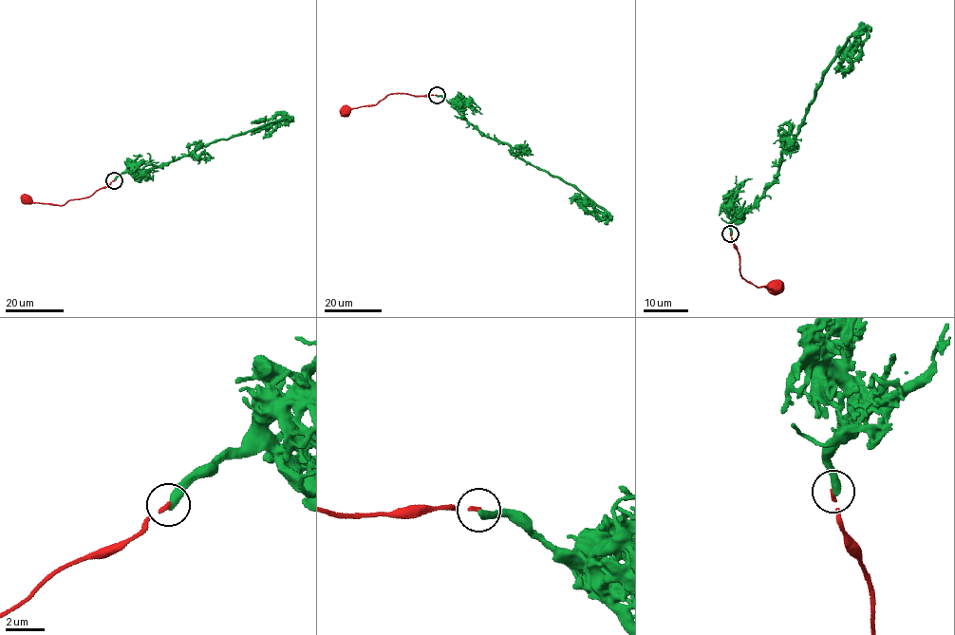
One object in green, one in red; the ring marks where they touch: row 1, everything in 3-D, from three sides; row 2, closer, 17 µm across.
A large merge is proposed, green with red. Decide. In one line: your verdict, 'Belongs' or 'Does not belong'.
Does not belong

